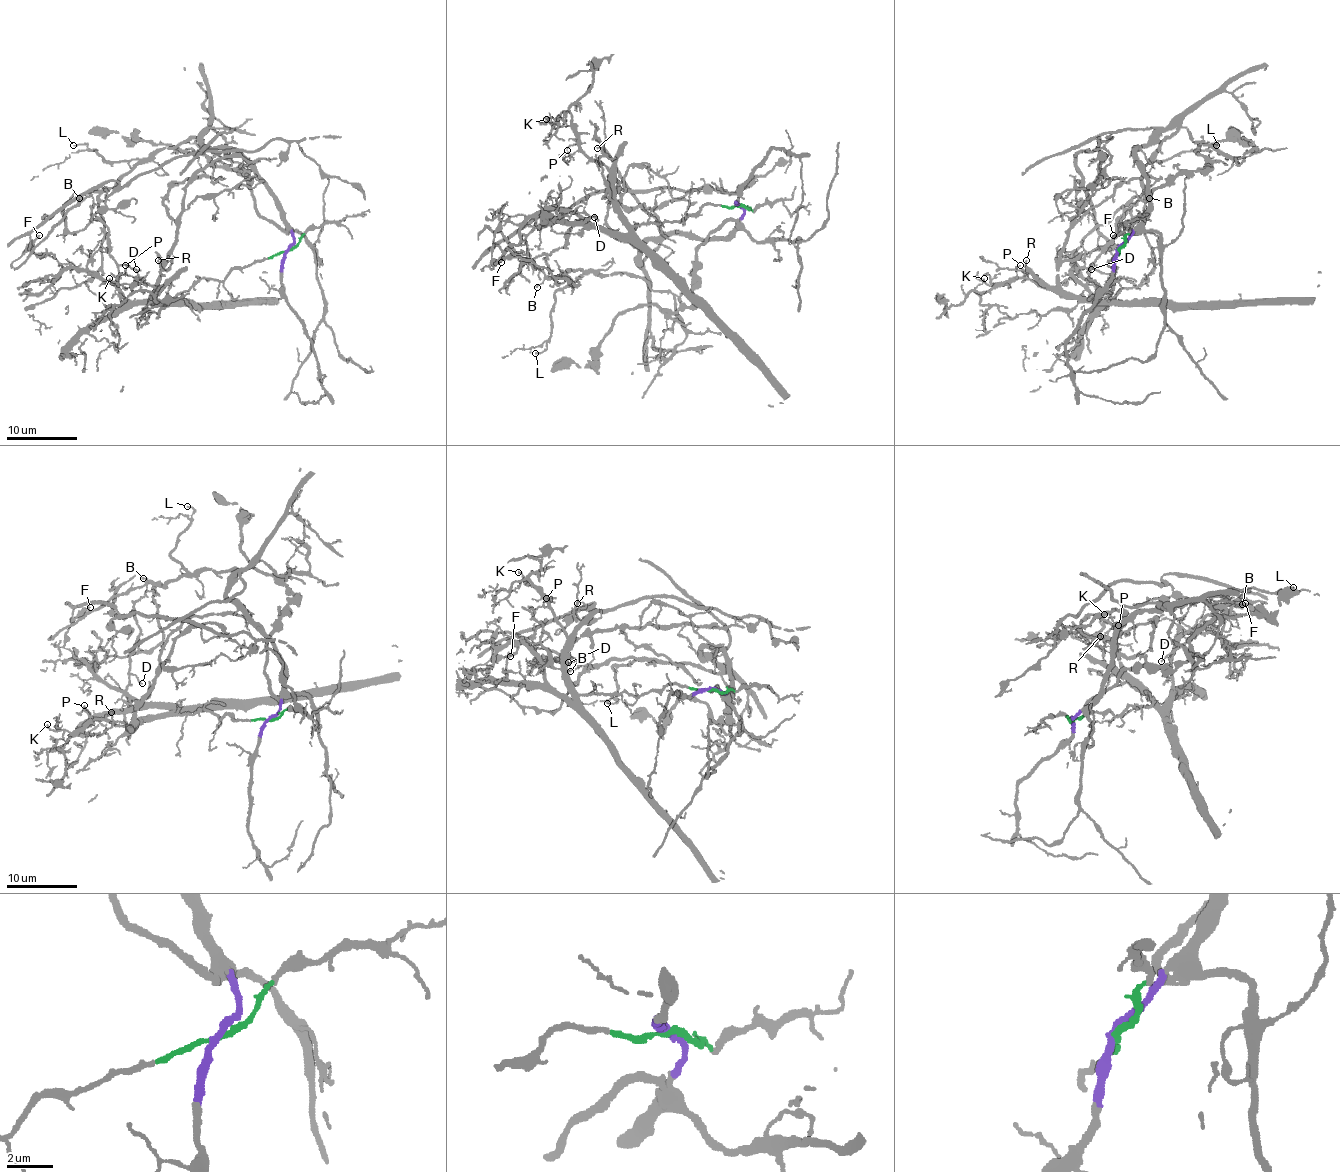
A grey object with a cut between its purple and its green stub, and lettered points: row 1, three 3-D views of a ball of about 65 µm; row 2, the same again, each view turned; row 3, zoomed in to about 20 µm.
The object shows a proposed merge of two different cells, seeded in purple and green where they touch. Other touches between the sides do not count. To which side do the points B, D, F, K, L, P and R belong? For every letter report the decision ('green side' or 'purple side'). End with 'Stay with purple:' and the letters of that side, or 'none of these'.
B: purple side
D: green side
F: green side
K: green side
L: purple side
P: green side
R: green side
Stay with purple: B, L

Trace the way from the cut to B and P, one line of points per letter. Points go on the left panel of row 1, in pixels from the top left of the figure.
B: (289, 250), (290, 225), (276, 196), (238, 154), (203, 143), (208, 129), (154, 150), (110, 187), (78, 198)
P: (289, 250), (236, 267), (222, 280), (201, 278), (187, 290), (162, 299), (155, 299), (158, 290), (126, 266)

